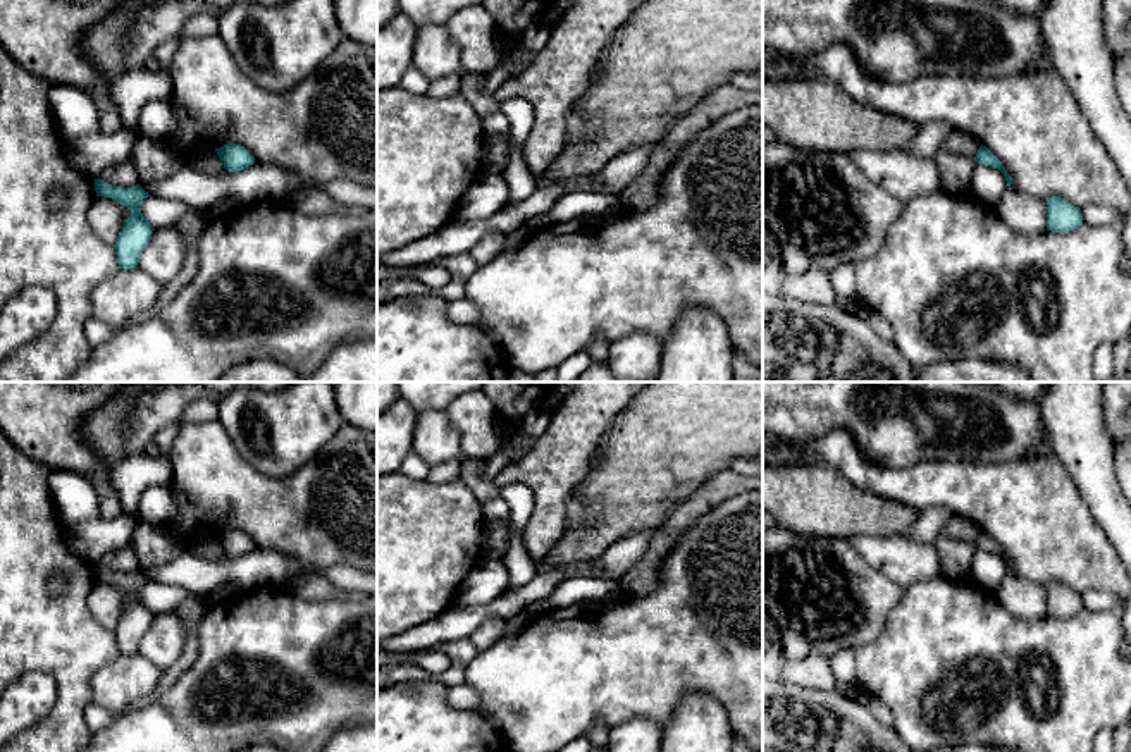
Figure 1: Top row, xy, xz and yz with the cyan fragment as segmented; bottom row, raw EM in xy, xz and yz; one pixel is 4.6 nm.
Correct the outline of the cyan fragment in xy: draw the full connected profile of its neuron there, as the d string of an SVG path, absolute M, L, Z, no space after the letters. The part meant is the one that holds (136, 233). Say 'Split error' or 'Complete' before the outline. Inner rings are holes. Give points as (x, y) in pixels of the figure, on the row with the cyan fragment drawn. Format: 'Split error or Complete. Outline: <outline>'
Complete. Outline: M95 179L95 191L96 196L112 198L131 212L122 231L117 236L114 248L121 270L131 270L138 267L138 262L155 231L141 213L143 201L150 194L139 184L121 188L107 184L100 179Z

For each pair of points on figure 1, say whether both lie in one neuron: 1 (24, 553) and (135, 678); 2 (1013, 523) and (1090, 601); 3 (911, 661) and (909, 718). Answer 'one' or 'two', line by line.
1: two
2: two
3: one

